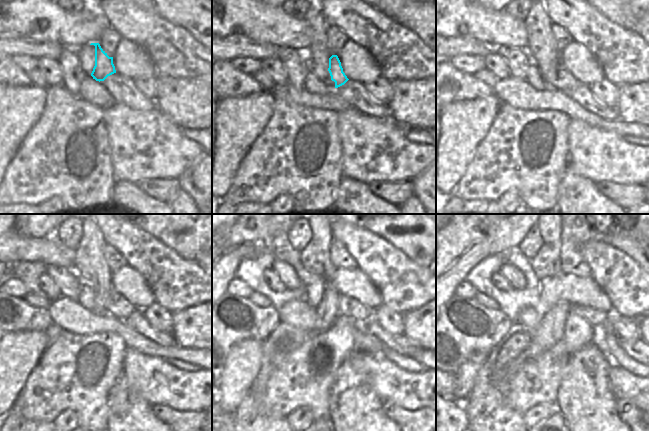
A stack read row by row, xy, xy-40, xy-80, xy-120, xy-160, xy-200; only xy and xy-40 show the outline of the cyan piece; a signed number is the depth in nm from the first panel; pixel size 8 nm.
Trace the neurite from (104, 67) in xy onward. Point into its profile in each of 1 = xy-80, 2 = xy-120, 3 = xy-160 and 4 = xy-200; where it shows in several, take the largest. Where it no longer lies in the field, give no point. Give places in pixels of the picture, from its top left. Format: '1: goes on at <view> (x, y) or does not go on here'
1: goes on at xy-80 (567, 82)
2: goes on at xy-120 (120, 308)
3: goes on at xy-160 (349, 307)
4: goes on at xy-200 (597, 318)

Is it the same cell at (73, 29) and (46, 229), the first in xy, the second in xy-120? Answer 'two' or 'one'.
two

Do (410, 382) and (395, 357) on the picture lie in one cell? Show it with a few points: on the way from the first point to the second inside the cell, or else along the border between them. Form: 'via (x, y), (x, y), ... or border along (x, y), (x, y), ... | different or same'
border along (383, 356), (406, 370), (412, 372), (424, 371) | different

